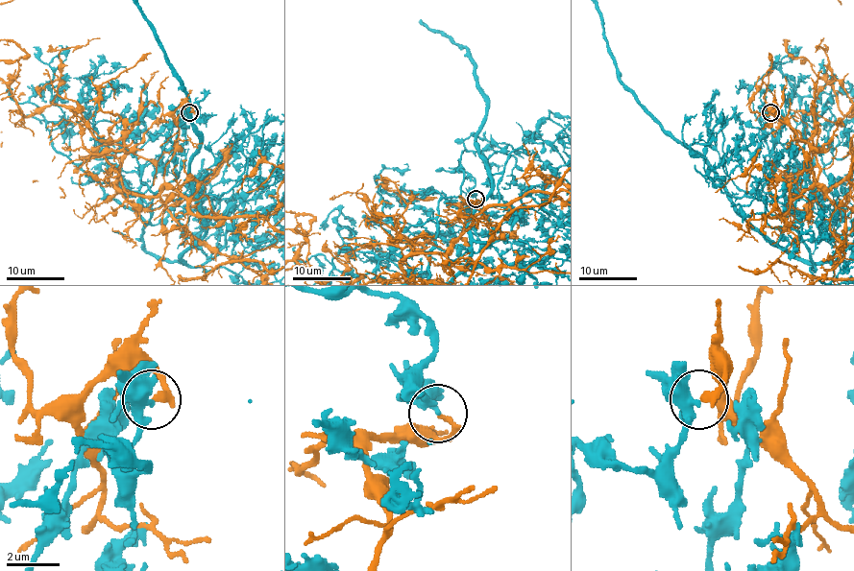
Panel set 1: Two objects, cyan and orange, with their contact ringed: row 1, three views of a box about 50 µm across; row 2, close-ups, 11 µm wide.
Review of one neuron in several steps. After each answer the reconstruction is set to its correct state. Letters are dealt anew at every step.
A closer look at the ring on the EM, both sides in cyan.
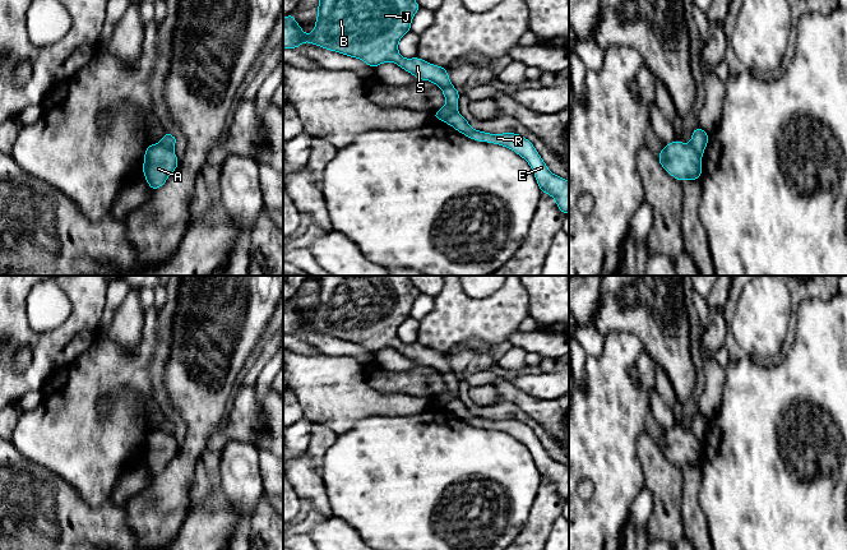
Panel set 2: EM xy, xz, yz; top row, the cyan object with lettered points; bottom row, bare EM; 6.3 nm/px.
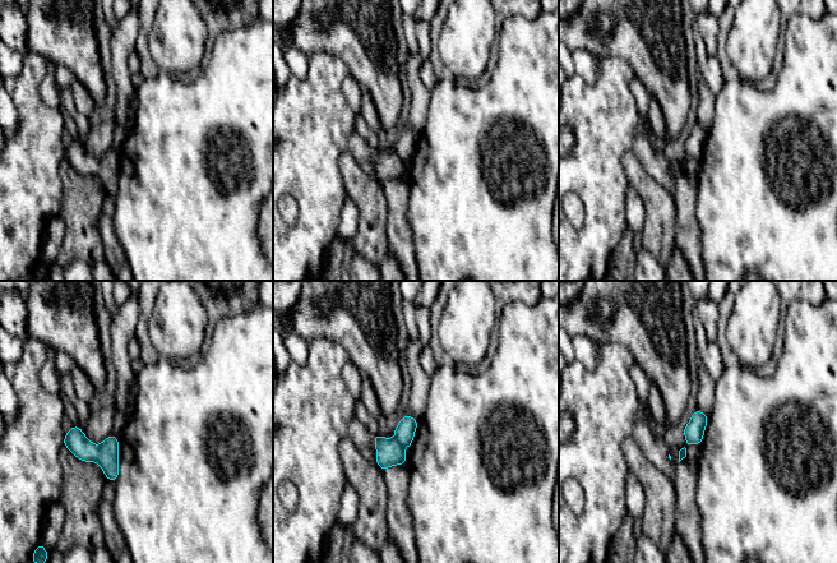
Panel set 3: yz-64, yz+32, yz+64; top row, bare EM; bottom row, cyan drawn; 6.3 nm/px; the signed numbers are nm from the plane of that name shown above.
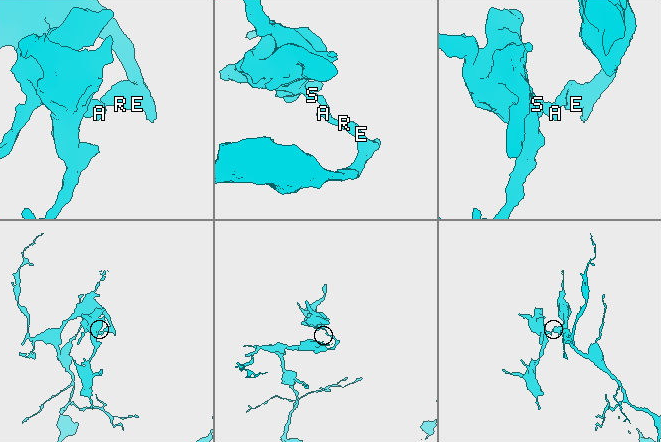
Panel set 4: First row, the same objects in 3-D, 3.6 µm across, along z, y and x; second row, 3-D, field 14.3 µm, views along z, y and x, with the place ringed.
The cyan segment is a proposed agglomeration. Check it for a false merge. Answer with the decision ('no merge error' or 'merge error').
merge error

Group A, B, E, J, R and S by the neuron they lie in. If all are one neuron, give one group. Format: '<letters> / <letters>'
A B J S / E R

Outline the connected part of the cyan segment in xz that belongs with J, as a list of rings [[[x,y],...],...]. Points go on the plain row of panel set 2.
[[[309,276],[319,282],[315,315],[306,322],[293,300],[283,304],[283,334],[297,334],[302,328],[361,345],[375,353],[392,347],[421,366],[440,373],[445,392],[434,398],[444,407],[458,398],[459,379],[446,353],[420,343],[404,345],[398,338],[399,325],[411,316],[413,301],[421,292],[409,276]]]

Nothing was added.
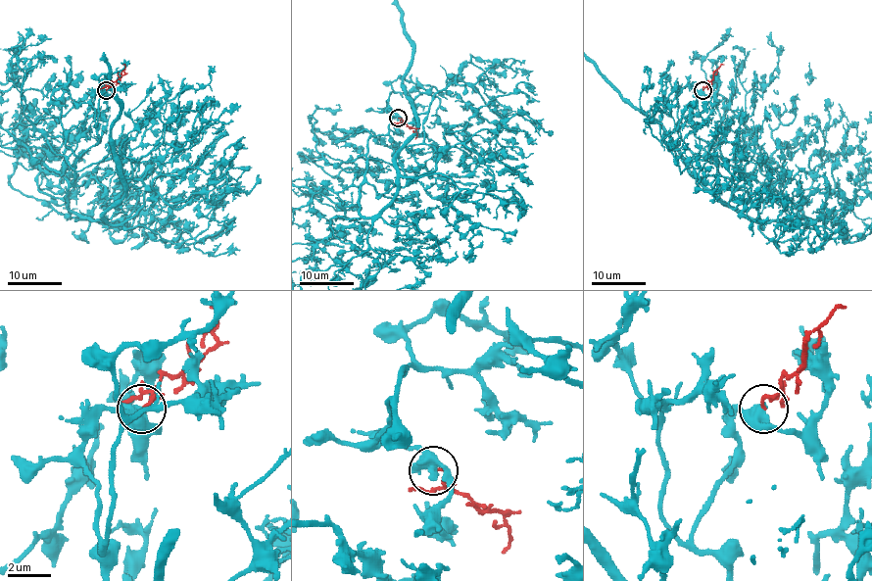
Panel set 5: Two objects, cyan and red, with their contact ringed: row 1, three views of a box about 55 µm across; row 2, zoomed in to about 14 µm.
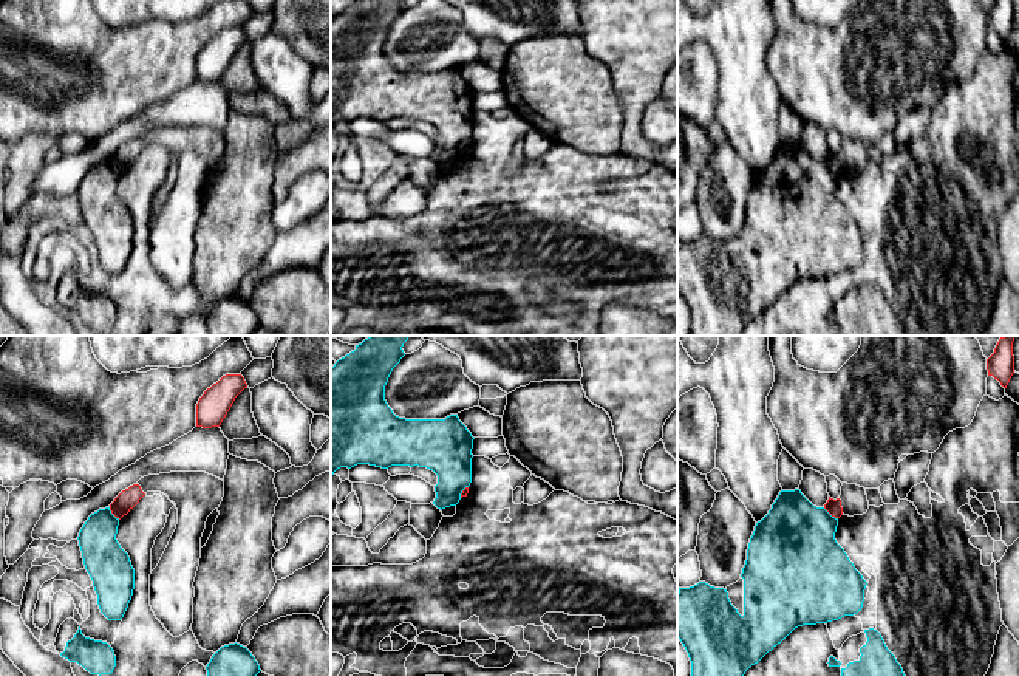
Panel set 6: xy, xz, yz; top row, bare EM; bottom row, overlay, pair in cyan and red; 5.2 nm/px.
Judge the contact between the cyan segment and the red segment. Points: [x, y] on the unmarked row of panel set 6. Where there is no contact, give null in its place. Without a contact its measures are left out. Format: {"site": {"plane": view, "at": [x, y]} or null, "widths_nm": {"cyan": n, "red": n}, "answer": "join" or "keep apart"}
{"site": {"plane": "yz", "at": [829, 167]}, "widths_nm": {"cyan": 440, "red": 80}, "answer": "keep apart"}

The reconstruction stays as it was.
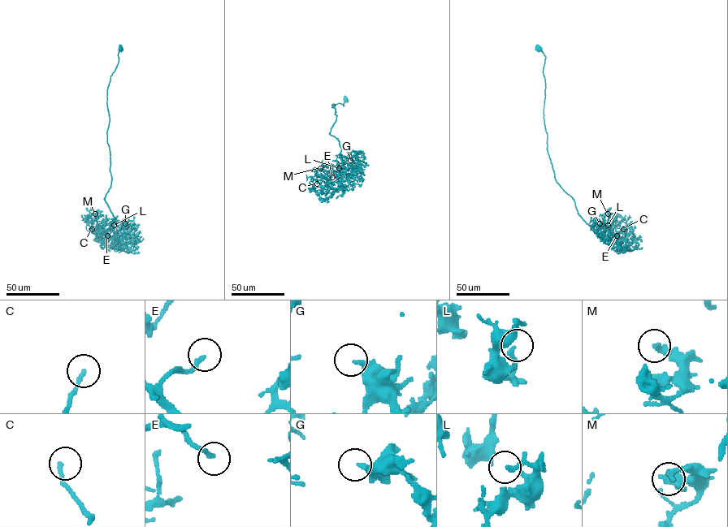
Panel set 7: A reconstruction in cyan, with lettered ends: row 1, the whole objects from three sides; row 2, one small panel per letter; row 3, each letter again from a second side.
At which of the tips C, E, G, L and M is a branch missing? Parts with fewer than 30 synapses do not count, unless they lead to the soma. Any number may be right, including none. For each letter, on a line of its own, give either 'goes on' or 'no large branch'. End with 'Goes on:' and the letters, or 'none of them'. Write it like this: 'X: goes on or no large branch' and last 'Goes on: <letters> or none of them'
C: goes on
E: goes on
G: no large branch
L: no large branch
M: no large branch
Goes on: C, E

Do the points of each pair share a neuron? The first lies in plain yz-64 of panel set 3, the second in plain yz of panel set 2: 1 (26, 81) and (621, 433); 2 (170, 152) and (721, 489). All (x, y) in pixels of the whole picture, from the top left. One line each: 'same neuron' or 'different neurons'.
1: same neuron
2: same neuron

